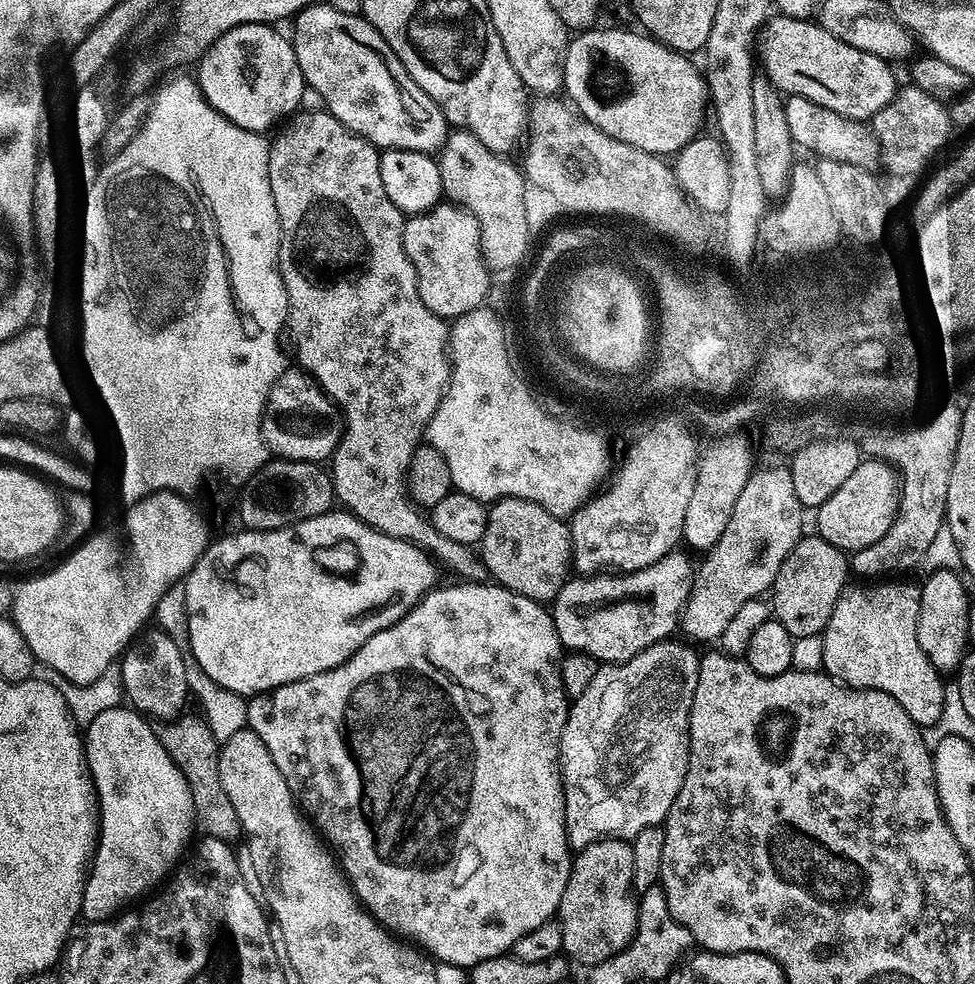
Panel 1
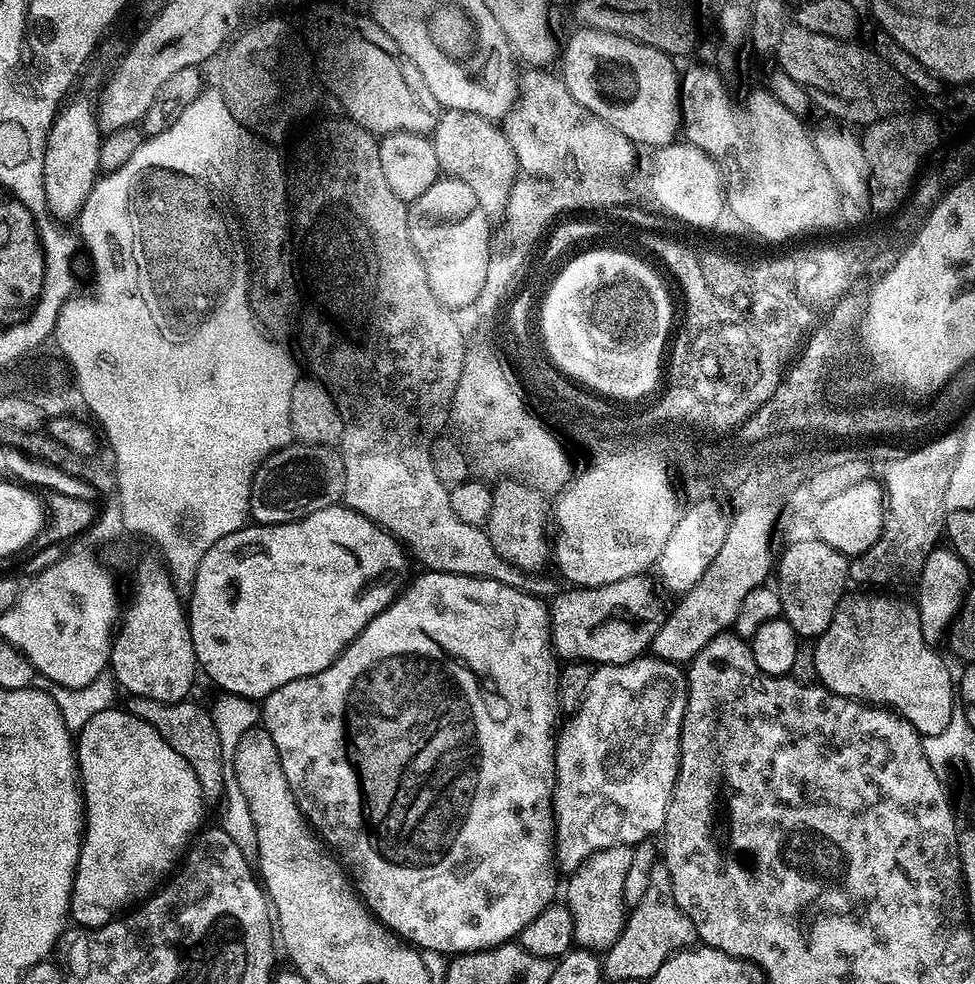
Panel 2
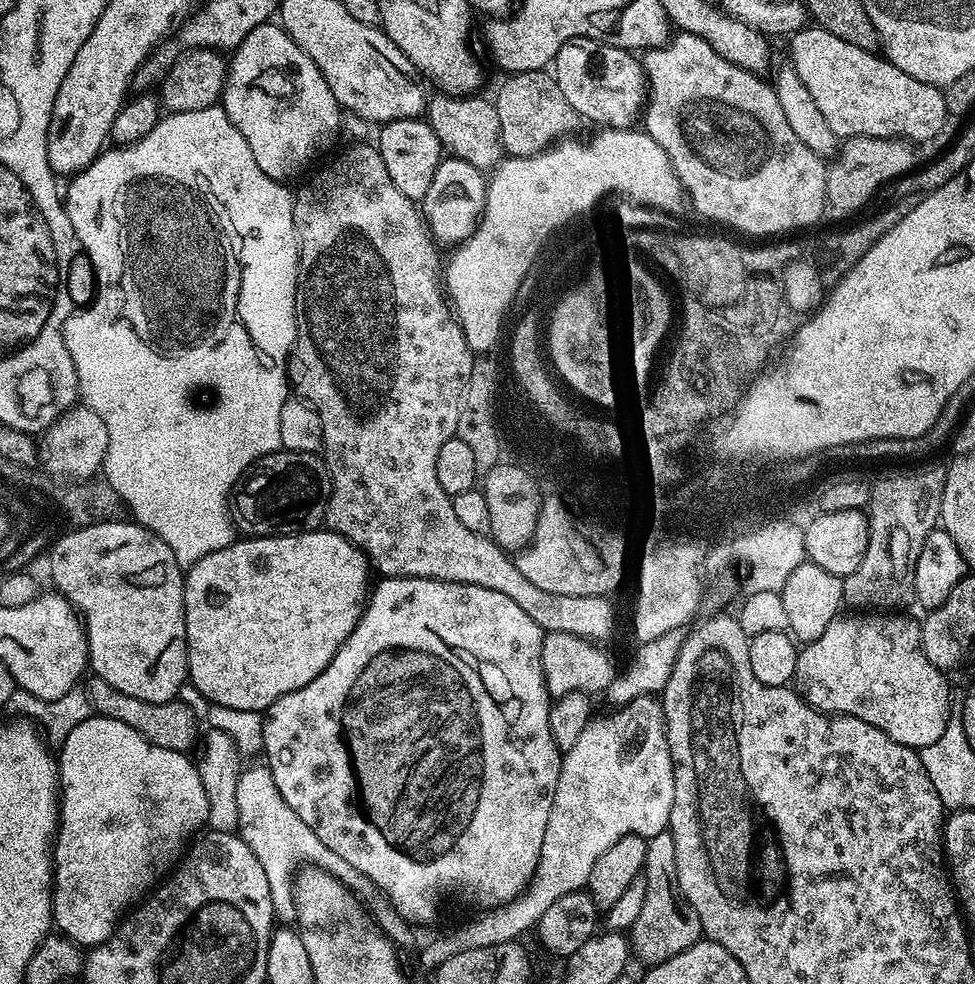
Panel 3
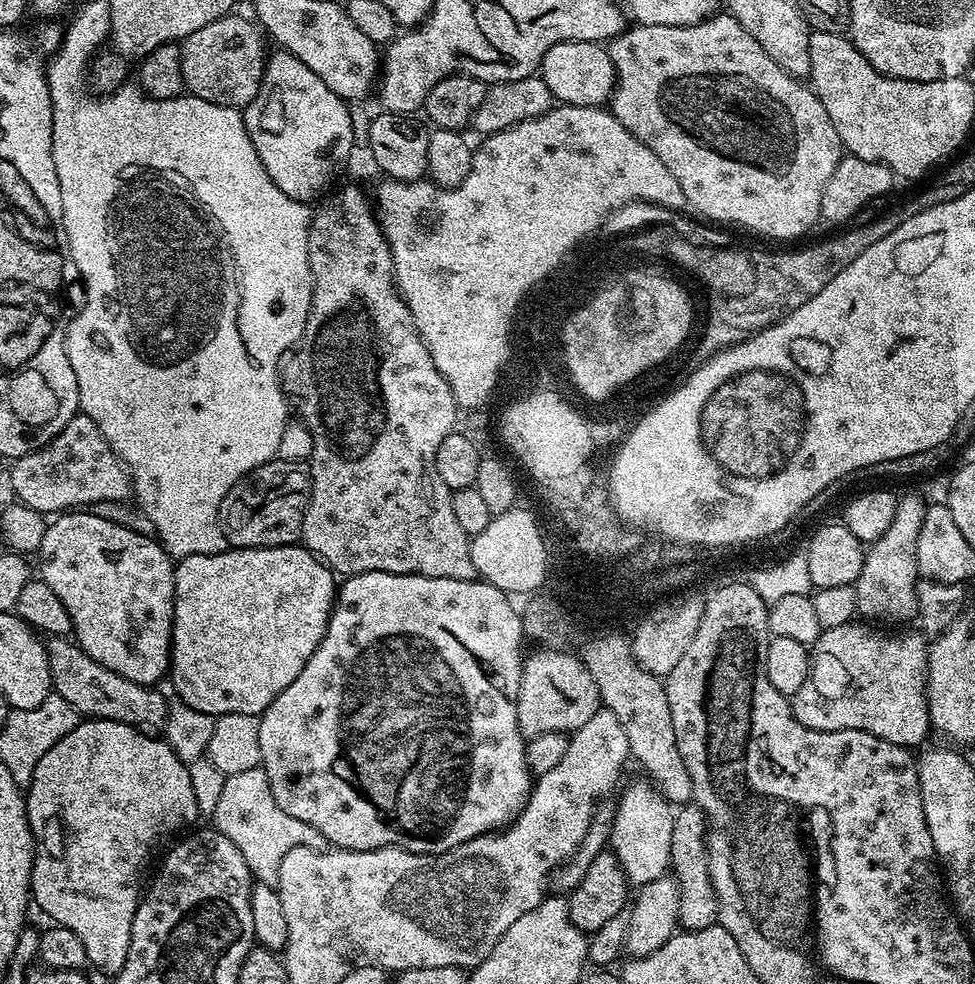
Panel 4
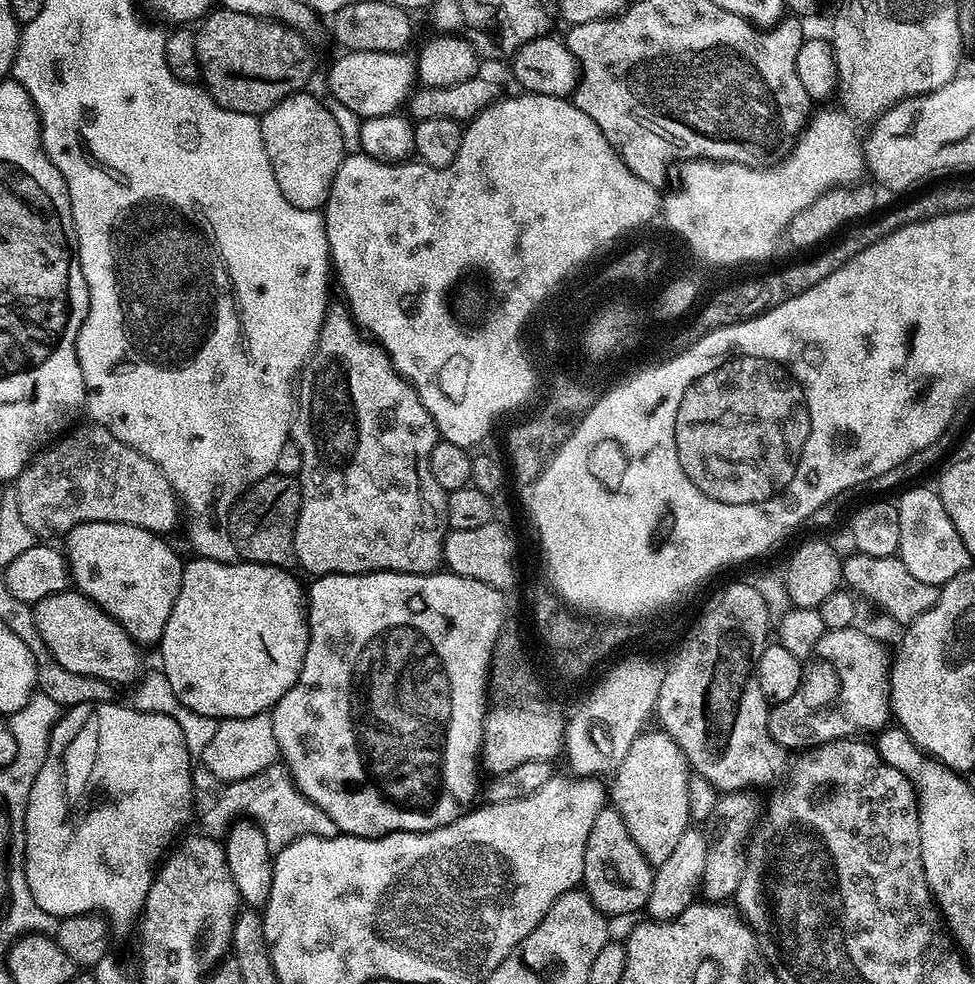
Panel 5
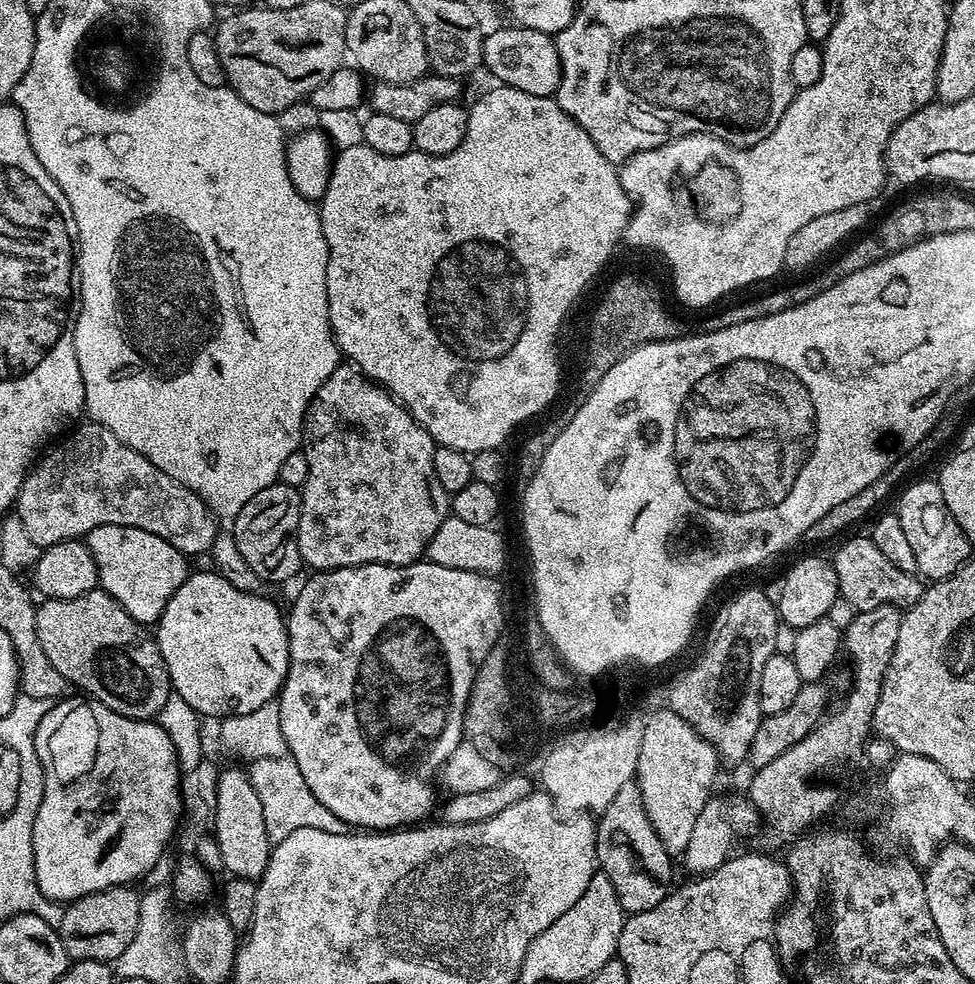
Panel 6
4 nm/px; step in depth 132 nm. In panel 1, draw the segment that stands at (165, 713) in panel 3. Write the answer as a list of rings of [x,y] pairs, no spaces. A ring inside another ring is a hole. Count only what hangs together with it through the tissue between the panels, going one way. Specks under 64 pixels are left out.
[[[181,715],[175,722],[161,723],[156,728],[156,736],[162,742],[166,754],[170,754],[170,758],[178,766],[178,770],[182,770],[190,786],[199,831],[204,836],[213,836],[215,840],[236,842],[242,836],[242,829],[238,810],[234,810],[226,790],[222,790],[222,778],[218,774],[221,745],[217,743],[205,719],[199,715],[188,715]]]

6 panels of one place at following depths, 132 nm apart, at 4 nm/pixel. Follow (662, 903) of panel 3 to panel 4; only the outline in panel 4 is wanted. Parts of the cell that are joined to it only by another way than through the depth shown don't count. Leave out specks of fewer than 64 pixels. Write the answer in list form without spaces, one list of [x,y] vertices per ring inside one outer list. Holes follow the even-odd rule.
[[[696,803],[685,804],[675,813],[672,822],[671,875],[680,886],[681,929],[697,932],[700,928],[711,928],[717,923],[718,909],[712,879],[708,873],[706,851],[706,817]]]

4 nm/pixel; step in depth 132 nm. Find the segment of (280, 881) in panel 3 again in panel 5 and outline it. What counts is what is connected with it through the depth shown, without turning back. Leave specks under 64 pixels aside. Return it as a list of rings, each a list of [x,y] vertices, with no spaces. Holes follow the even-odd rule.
[[[277,762],[250,778],[225,783],[220,797],[209,806],[200,820],[199,831],[203,835],[220,838],[237,821],[243,818],[260,828],[266,838],[266,846],[273,850],[286,847],[303,836],[334,838],[338,829],[333,820],[318,806],[314,806],[296,789],[283,763]]]

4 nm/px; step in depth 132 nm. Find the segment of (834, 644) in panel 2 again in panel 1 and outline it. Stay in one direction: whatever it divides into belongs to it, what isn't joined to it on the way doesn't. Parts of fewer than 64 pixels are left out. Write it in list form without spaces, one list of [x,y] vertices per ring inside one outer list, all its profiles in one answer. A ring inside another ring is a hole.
[[[856,582],[851,586],[846,586],[842,590],[842,594],[838,598],[838,602],[834,606],[834,614],[830,614],[830,622],[826,622],[822,637],[824,645],[822,646],[823,671],[831,676],[833,680],[848,685],[849,688],[873,688],[874,690],[882,690],[886,694],[890,694],[890,698],[894,698],[902,706],[902,710],[906,710],[910,714],[910,718],[917,726],[925,726],[924,724],[941,723],[943,714],[944,696],[946,684],[941,673],[937,672],[936,667],[926,658],[926,654],[922,650],[922,646],[918,646],[918,610],[920,609],[920,589],[914,583],[912,584],[880,584],[884,582]]]

